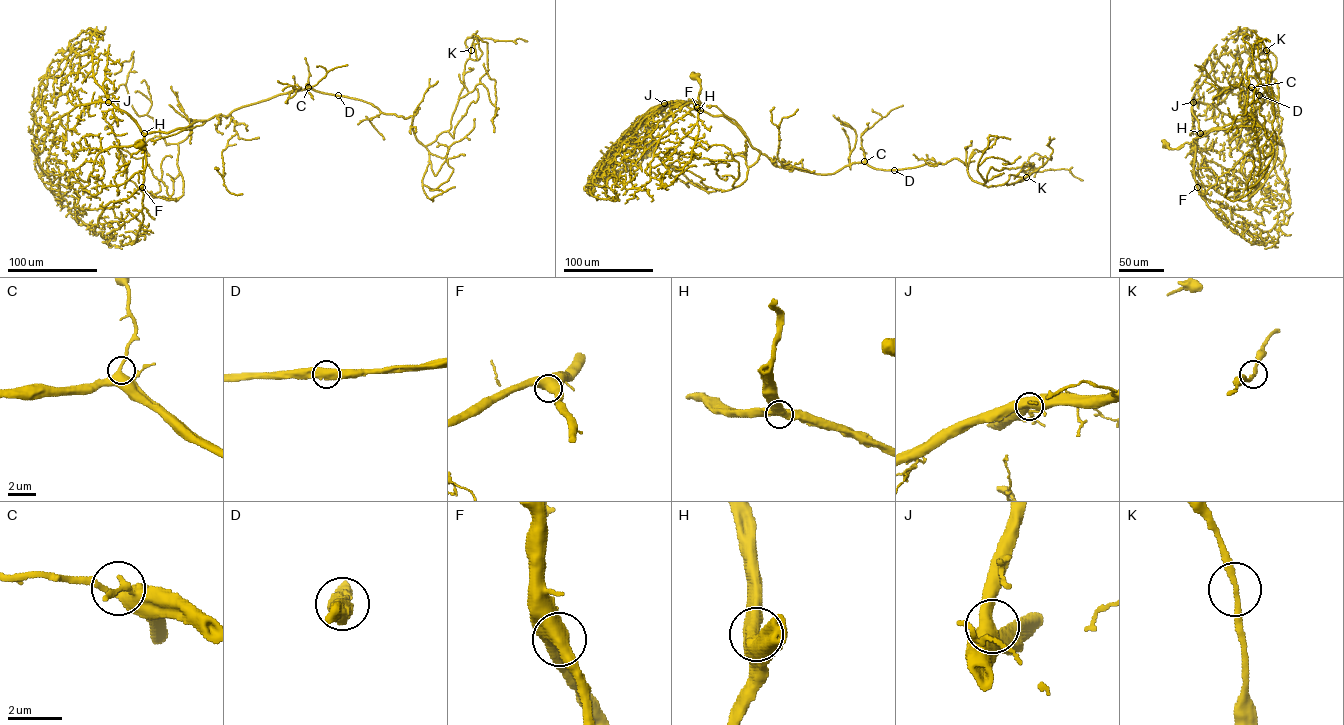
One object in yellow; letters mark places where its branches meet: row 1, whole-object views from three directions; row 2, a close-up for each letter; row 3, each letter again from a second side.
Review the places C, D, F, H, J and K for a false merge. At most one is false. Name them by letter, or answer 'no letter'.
no letter

